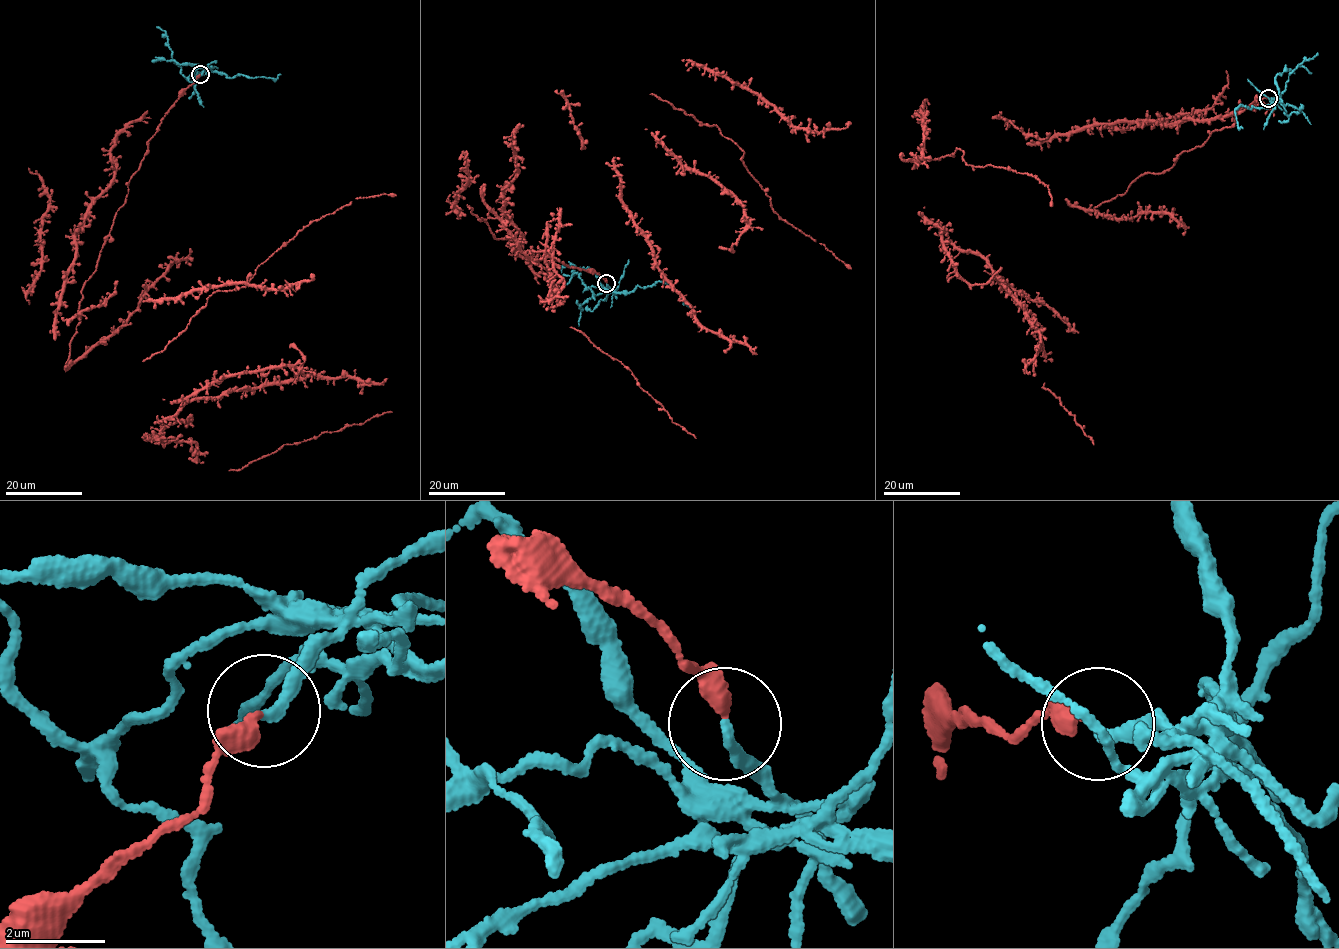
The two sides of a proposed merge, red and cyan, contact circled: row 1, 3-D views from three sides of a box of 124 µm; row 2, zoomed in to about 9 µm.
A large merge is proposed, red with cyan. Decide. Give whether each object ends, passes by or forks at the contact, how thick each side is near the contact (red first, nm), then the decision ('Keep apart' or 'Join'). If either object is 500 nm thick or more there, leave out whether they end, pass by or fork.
At the ring red ends. At the ring cyan ends. Thickness 320 nm (red) against 240 nm. Keep apart

